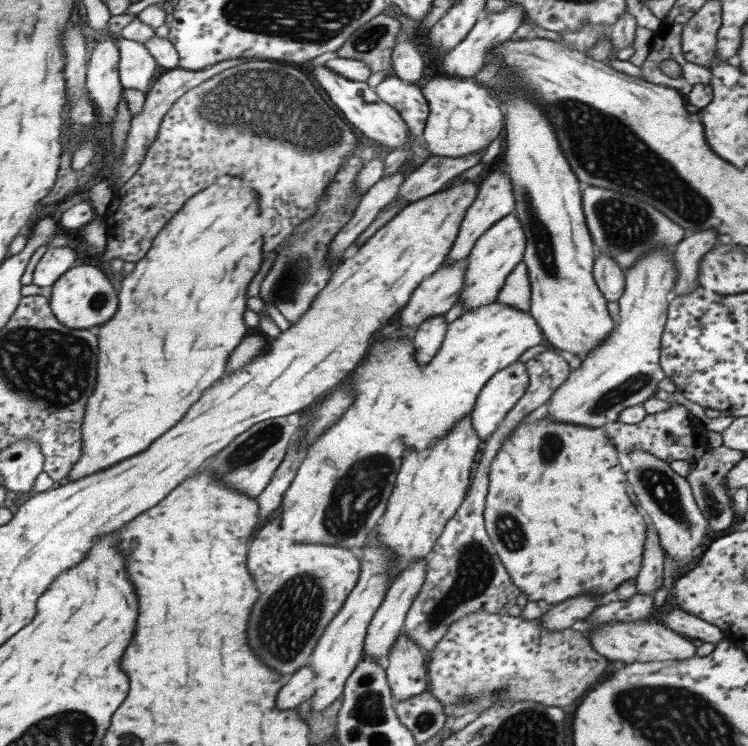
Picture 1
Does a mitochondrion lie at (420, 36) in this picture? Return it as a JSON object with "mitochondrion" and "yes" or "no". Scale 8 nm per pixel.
{"mitochondrion":"no"}

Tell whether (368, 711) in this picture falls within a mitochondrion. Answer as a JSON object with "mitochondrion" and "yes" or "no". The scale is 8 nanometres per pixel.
{"mitochondrion":"yes"}

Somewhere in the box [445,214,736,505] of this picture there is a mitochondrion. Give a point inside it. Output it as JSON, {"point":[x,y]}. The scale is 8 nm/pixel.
{"point":[634,384]}

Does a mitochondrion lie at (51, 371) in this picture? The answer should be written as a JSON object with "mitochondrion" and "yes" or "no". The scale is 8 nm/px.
{"mitochondrion":"yes"}

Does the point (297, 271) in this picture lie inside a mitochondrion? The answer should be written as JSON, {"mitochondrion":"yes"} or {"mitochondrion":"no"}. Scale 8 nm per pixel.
{"mitochondrion":"yes"}

